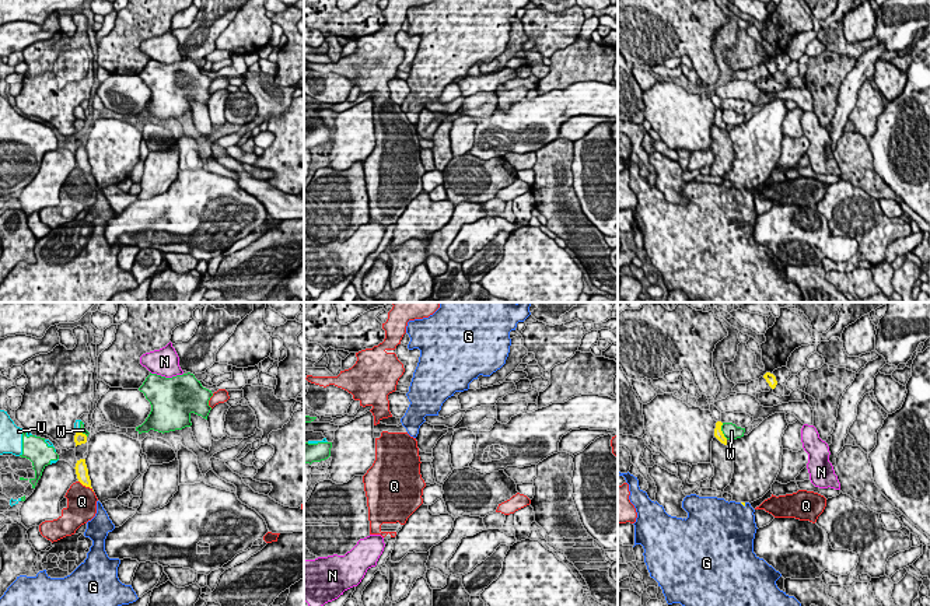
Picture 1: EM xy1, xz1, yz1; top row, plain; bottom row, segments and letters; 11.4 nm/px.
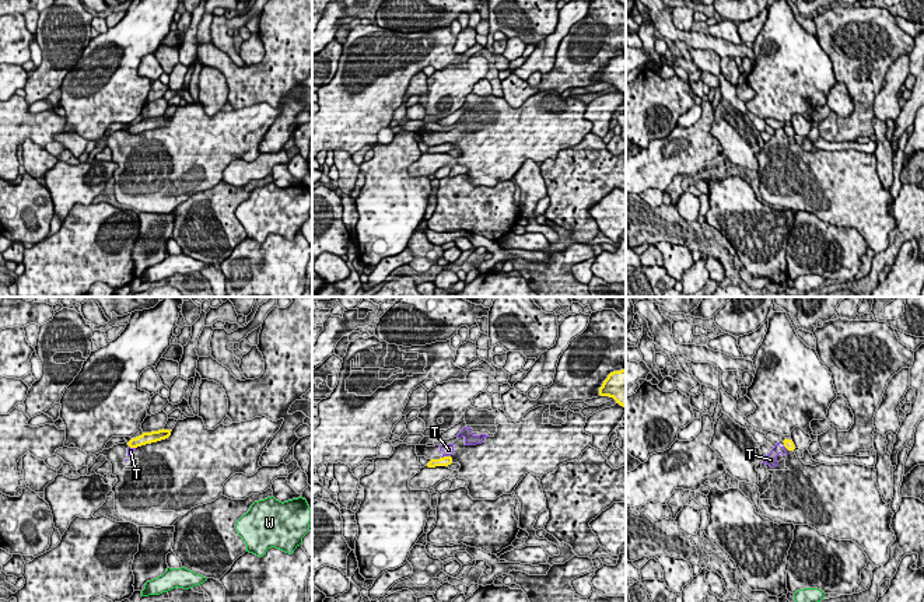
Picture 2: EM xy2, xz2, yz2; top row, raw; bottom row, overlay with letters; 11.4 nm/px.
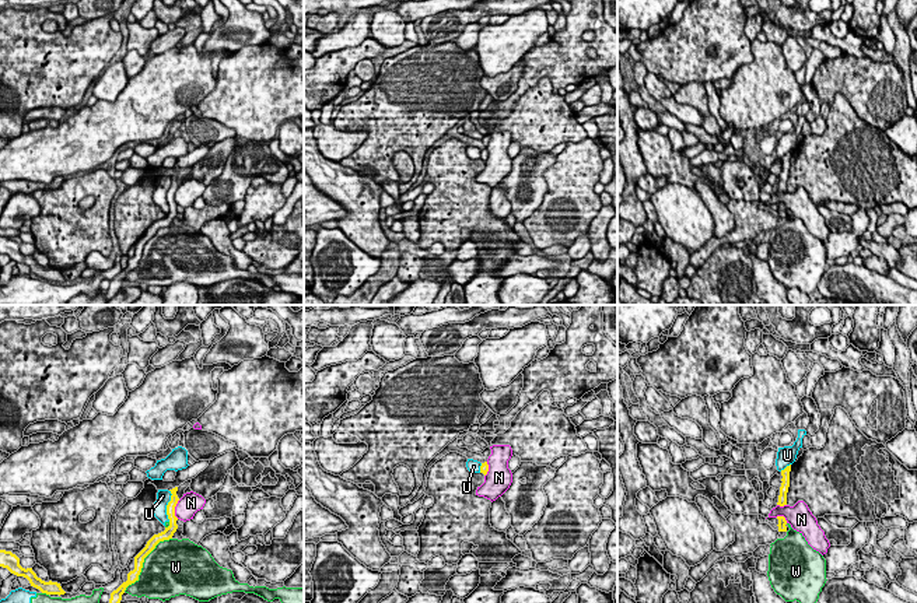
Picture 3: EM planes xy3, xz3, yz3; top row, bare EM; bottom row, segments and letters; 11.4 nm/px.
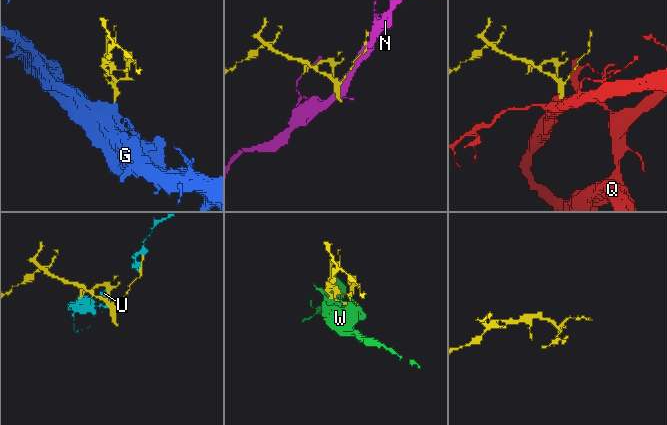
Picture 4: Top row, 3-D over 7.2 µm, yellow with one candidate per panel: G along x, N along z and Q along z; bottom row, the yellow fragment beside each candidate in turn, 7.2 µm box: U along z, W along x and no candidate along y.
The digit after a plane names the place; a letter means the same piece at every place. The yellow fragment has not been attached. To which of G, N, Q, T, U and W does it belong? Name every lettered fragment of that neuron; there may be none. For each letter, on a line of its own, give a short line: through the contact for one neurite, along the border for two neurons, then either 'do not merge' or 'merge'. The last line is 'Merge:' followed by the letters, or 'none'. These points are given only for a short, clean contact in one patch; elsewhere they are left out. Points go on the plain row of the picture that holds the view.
G: line yz1 (741, 189), (743, 191), (743, 198), (731, 209); merge
N: line xy3 (179, 186), (175, 193), (177, 204); do not merge
Q: line xy1 (79, 167), (93, 178); do not merge
T: line xz2 (448, 142), (443, 144); do not merge
U: do not merge
W: do not merge
Merge: G

